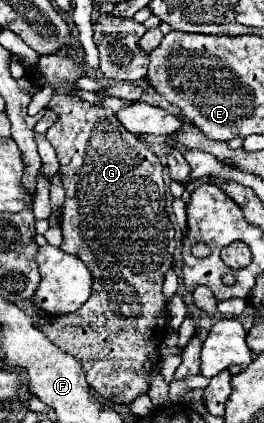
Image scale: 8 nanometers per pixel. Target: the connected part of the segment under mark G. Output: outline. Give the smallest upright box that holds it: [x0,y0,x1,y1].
[24,50,174,404]

